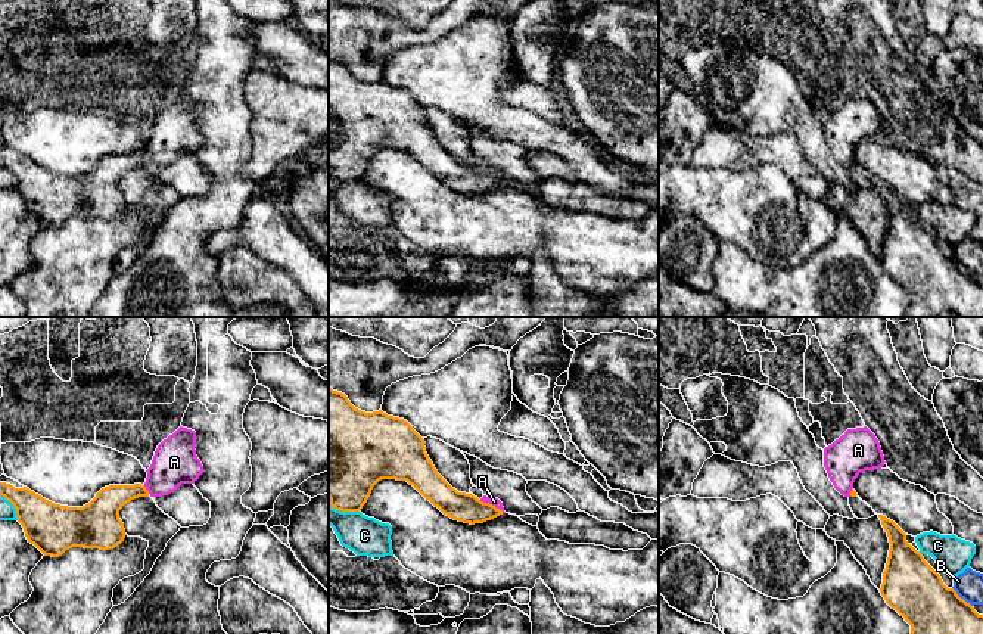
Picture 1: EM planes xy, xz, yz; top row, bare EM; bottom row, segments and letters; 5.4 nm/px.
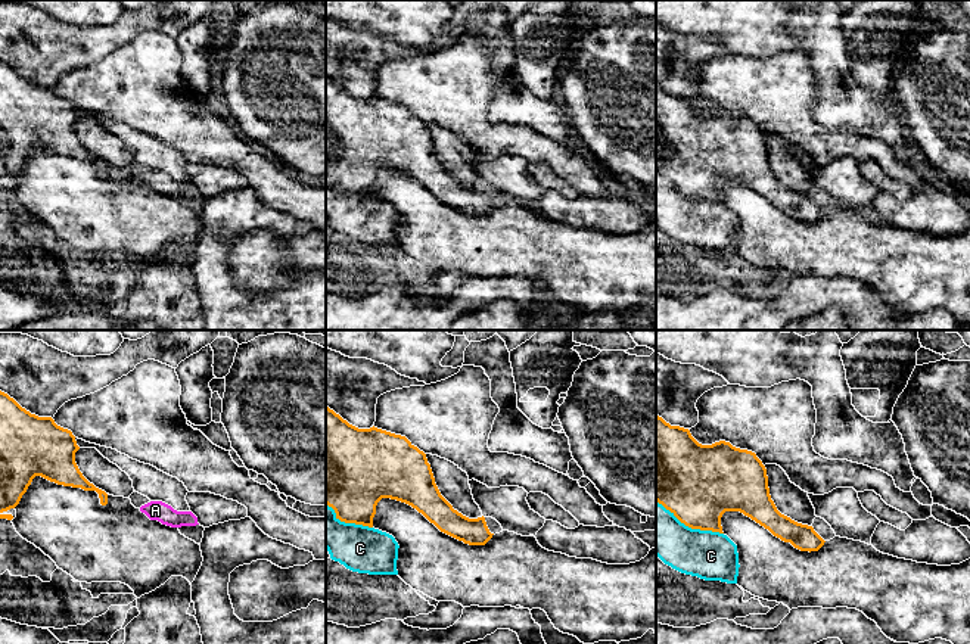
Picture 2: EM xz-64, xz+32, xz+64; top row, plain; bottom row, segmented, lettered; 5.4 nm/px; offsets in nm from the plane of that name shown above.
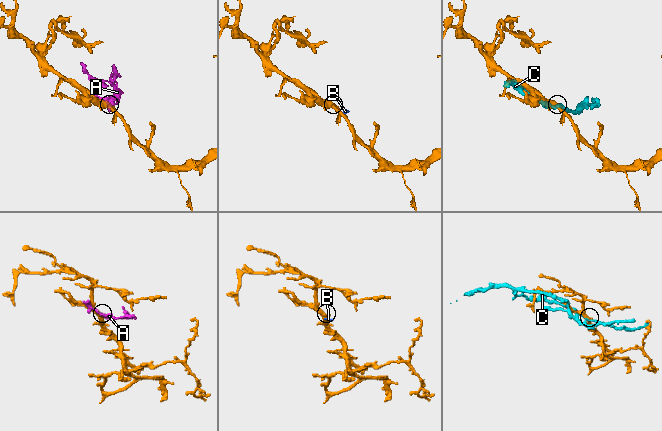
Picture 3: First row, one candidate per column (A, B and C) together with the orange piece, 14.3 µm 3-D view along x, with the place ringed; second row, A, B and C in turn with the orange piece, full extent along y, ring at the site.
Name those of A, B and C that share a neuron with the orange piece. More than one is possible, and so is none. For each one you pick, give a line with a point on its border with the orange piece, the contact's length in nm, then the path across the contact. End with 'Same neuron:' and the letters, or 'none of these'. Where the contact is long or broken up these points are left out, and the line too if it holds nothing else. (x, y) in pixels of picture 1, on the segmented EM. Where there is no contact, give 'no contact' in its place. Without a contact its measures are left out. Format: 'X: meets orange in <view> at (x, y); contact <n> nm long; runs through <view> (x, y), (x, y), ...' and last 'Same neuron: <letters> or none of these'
A: meets orange in xz at (491, 504); contact 150 nm long; runs through xz (464, 507), (491, 504), (494, 502)
Same neuron: A

